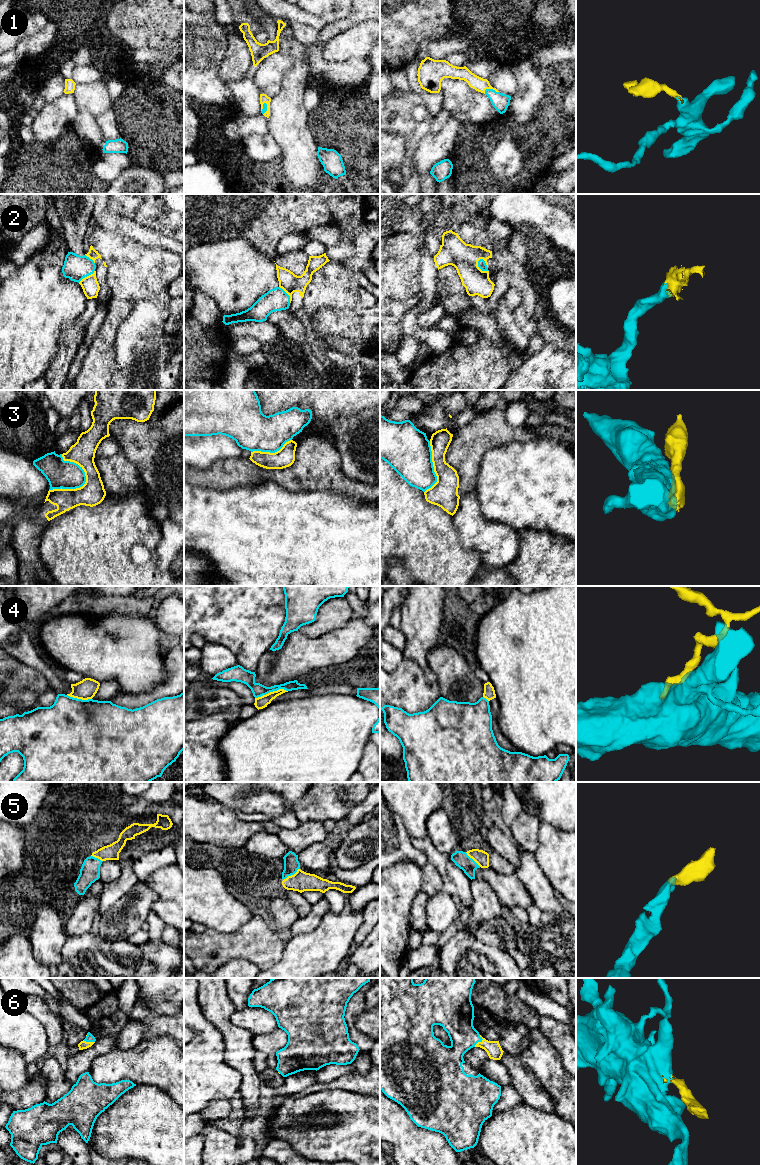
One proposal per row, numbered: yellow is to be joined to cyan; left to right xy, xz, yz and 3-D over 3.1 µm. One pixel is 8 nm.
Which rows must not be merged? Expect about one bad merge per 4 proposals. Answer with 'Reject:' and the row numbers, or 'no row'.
Reject: 3, 4

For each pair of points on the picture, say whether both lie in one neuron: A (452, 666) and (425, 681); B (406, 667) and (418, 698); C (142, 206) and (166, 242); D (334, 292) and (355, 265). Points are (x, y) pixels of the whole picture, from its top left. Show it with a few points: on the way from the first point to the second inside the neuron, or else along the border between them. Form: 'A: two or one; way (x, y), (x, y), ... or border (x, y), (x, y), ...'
A: two; border (428, 666), (435, 675), (441, 696)
B: one; way (409, 675), (409, 685), (414, 690)
C: two; border (173, 239), (161, 236), (158, 244)
D: two; border (343, 264), (349, 271)

